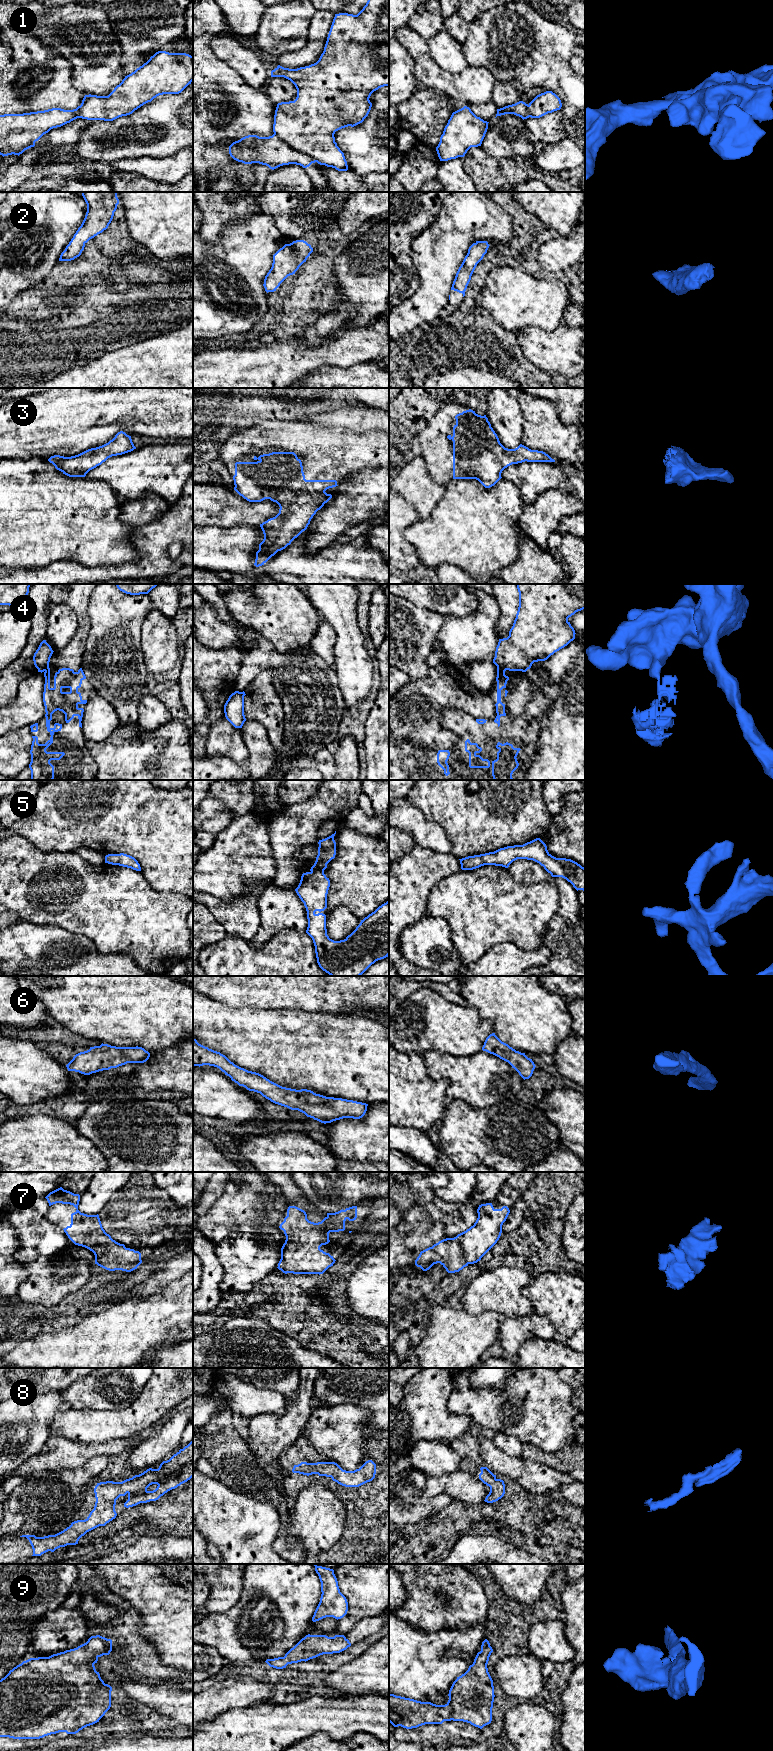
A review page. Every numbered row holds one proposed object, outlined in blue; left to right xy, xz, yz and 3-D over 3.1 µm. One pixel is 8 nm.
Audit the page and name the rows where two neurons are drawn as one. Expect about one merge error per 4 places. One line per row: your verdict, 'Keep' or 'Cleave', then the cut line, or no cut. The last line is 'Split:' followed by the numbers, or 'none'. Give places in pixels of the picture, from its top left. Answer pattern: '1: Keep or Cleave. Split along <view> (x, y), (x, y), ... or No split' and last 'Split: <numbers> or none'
1: Cleave. Split along xz (273, 134), (297, 150), (308, 154), (316, 161)
2: Keep. No split
3: Keep. No split
4: Cleave. Split along yz (497, 666), (504, 671)
5: Keep. No split
6: Keep. No split
7: Keep. No split
8: Keep. No split
9: Keep. No split
Split: 1, 4

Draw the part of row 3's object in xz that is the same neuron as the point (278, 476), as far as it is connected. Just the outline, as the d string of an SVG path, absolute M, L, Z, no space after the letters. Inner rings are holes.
M272 452L253 459L254 462L235 463L234 490L249 502L270 499L280 507L275 517L260 524L264 539L259 544L254 563L259 567L307 529L316 512L332 498L325 491L338 485L336 480L306 480L302 462L294 452Z

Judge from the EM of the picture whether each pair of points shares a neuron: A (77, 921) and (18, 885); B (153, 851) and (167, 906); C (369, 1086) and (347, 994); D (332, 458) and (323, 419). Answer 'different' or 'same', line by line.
A: same
B: different
C: different
D: different

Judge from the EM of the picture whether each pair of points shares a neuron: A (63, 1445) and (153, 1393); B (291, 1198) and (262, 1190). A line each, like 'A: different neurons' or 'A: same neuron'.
A: different neurons
B: different neurons

